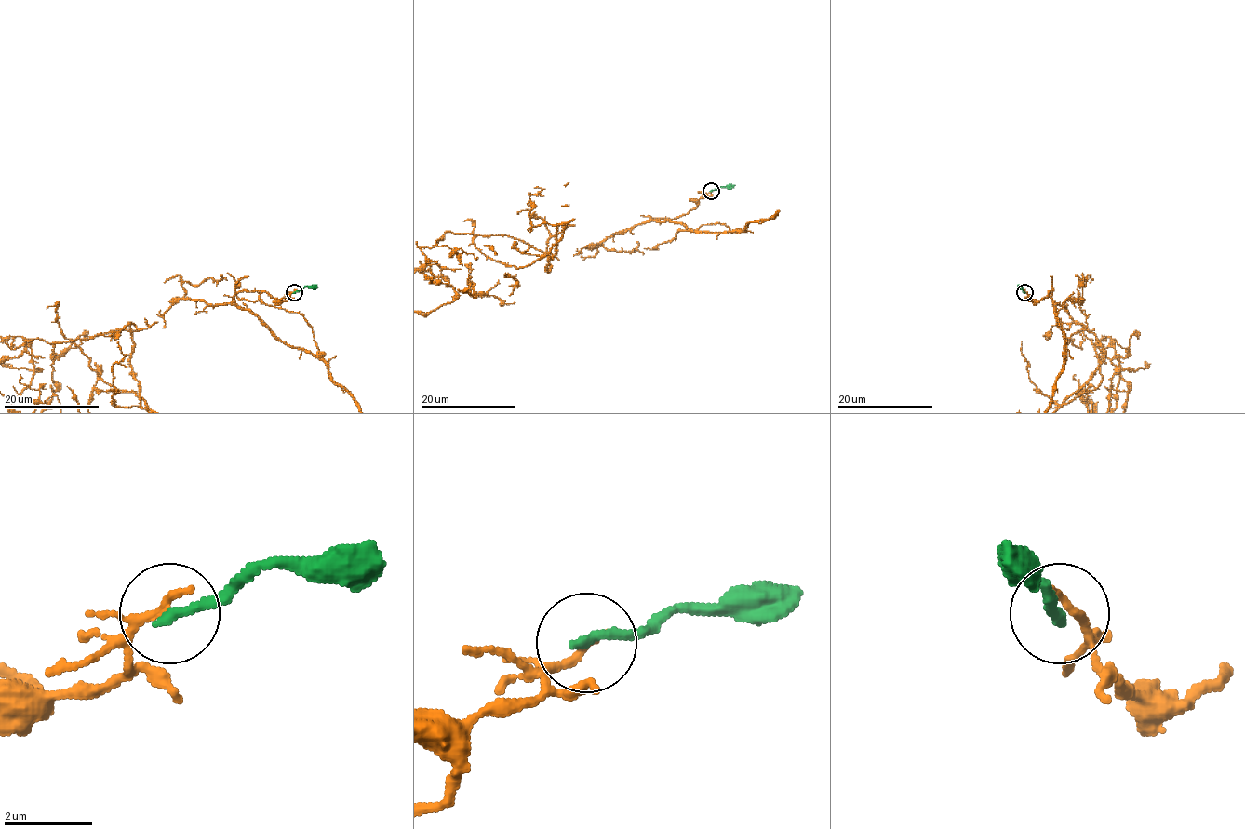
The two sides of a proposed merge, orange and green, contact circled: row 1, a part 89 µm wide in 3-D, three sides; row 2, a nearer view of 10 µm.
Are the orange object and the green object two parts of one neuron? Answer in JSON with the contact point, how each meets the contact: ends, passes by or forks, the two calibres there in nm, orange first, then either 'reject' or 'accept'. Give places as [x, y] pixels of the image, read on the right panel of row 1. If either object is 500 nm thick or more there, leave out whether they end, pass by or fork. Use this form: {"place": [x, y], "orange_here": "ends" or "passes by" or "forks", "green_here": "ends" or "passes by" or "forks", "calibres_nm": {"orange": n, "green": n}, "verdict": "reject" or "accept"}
{"place": [1024, 292], "orange_here": "passes by", "green_here": "ends", "calibres_nm": {"orange": 150, "green": 240}, "verdict": "reject"}

